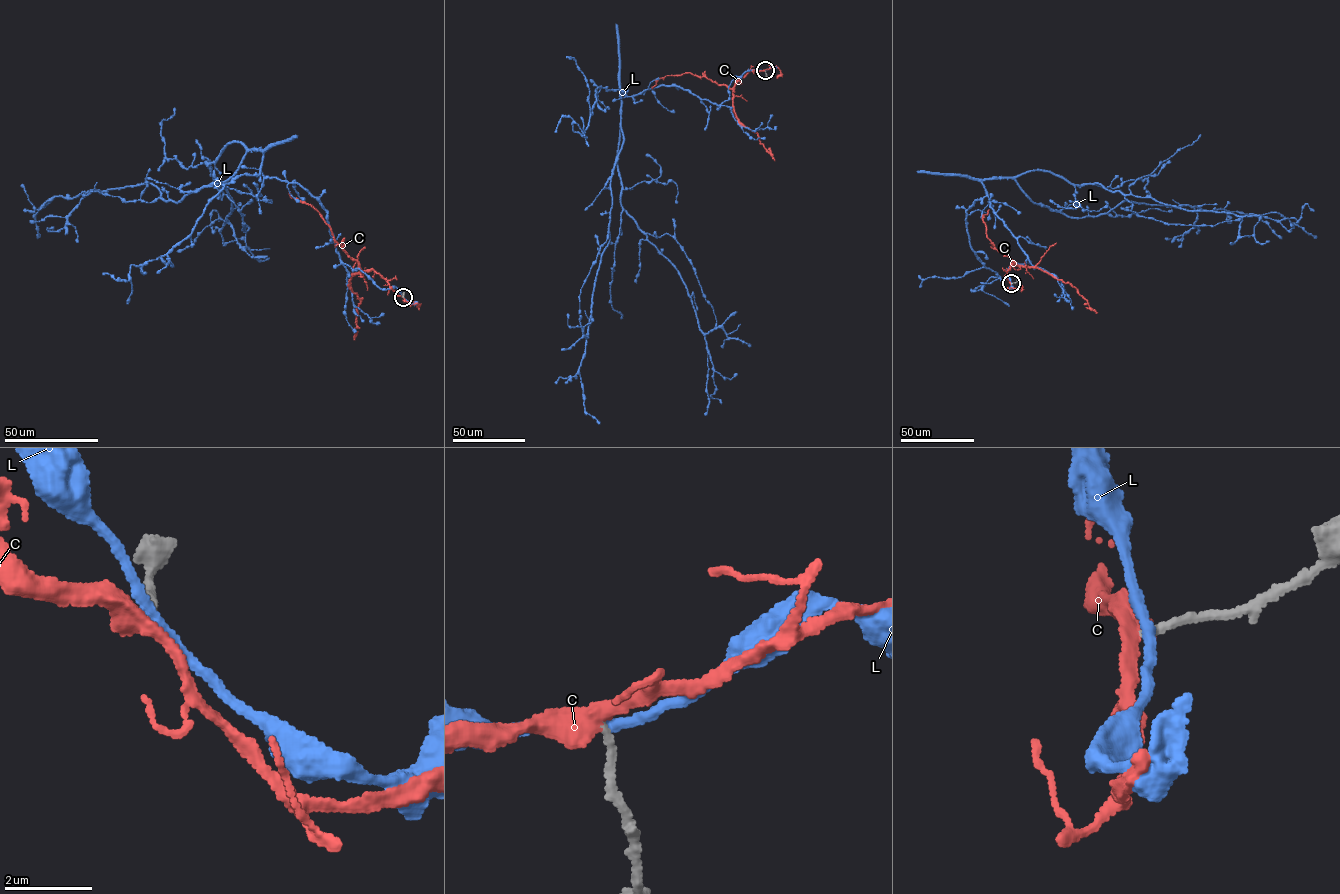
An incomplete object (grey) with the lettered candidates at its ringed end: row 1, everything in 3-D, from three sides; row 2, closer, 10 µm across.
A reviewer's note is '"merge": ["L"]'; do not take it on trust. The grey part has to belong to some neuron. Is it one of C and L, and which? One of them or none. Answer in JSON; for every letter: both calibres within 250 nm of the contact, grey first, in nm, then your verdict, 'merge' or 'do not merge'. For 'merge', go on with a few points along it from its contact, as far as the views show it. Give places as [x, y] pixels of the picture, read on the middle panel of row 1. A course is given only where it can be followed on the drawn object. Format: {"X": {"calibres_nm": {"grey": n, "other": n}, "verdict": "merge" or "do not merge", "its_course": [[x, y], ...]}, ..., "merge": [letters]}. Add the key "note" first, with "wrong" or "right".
{"note": "wrong", "C": {"calibres_nm": {"grey": 190, "other": 360}, "verdict": "merge", "its_course": [[765, 70], [752, 70], [735, 83], [733, 110], [739, 122], [756, 132], [760, 143], [775, 160]]}, "L": {"calibres_nm": {"grey": 190, "other": 220}, "verdict": "do not merge"}, "merge": ["C"]}

